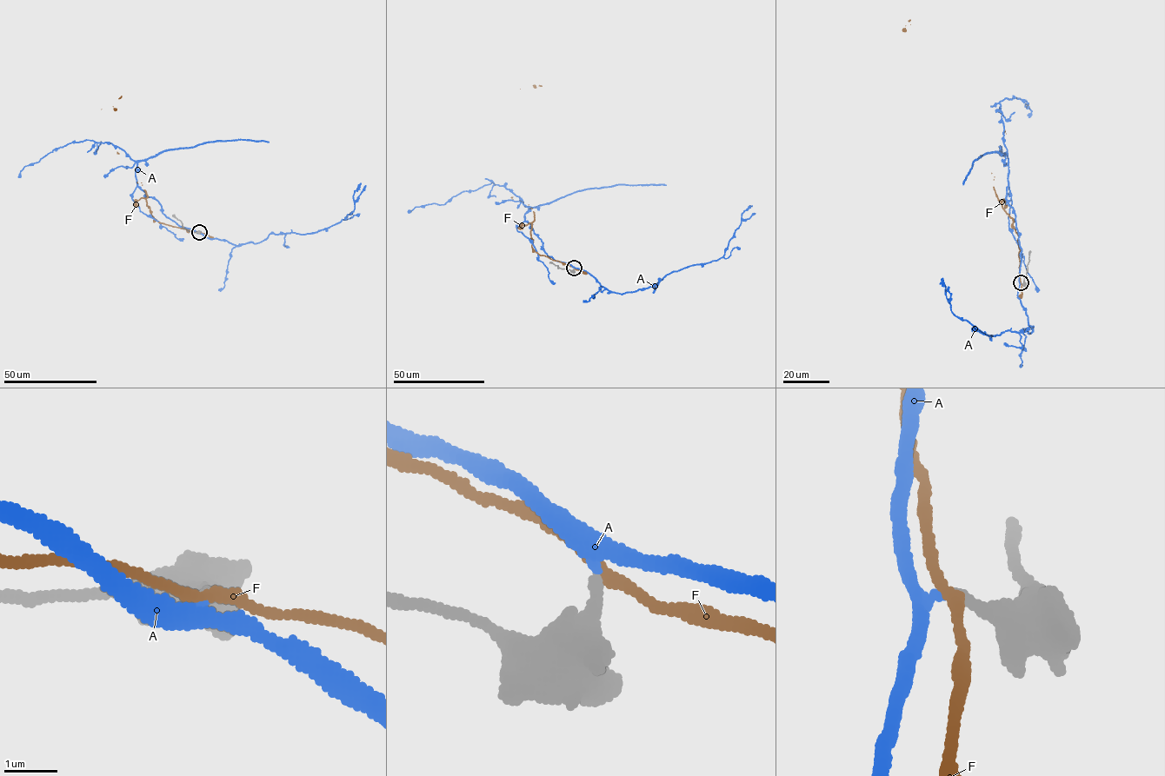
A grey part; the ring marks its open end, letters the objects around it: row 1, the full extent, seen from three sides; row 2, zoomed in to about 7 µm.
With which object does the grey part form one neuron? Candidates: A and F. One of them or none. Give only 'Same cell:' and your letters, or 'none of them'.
Same cell: A

